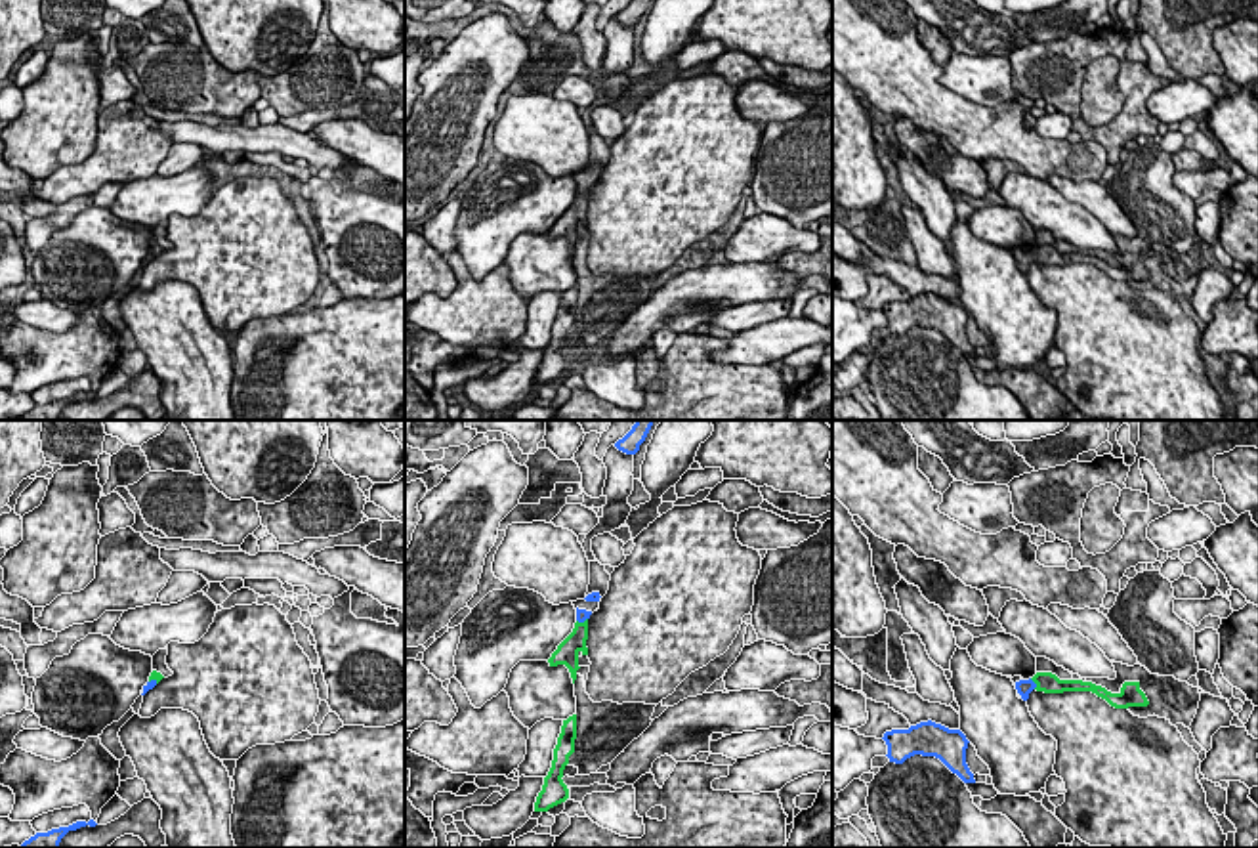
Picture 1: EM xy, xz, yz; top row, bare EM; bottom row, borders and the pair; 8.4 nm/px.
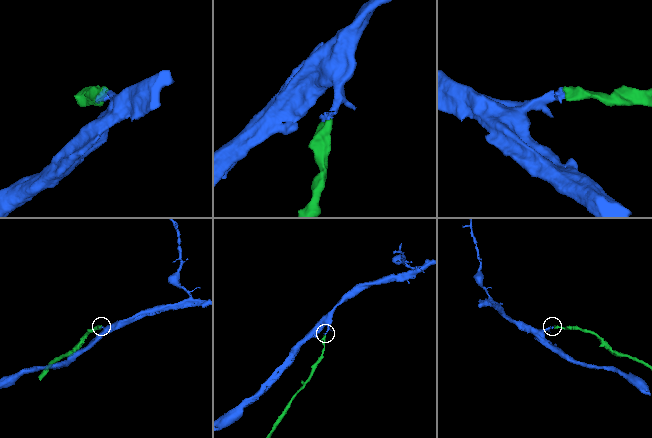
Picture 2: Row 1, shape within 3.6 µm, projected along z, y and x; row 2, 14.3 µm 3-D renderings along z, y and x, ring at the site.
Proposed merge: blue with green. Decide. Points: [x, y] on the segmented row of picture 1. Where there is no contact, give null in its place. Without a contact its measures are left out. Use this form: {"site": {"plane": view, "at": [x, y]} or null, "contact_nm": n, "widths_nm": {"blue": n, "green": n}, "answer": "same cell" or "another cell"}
{"site": {"plane": "yz", "at": [1035, 684]}, "contact_nm": 110, "widths_nm": {"blue": 130, "green": 170}, "answer": "same cell"}

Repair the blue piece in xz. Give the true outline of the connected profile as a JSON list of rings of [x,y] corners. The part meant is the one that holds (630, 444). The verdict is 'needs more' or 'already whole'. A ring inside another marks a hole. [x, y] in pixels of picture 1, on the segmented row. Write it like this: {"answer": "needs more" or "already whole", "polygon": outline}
{"answer": "already whole", "polygon": [[[636,420],[632,430],[615,443],[615,447],[626,455],[636,455],[645,441],[655,420]]]}

